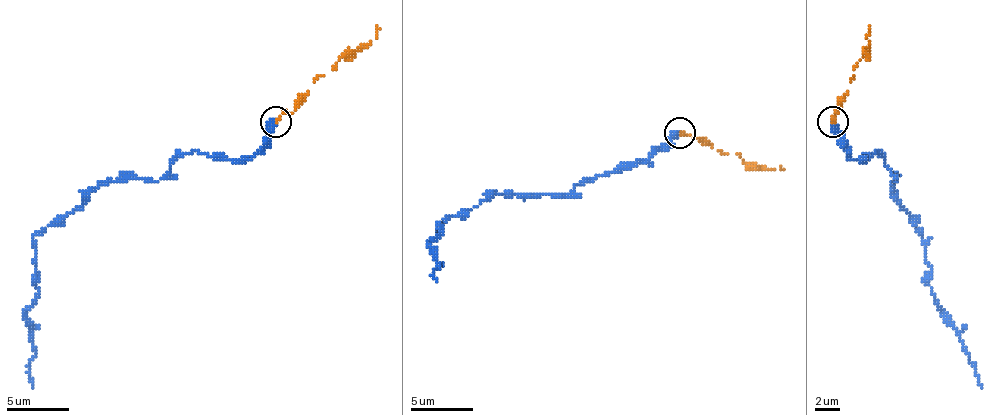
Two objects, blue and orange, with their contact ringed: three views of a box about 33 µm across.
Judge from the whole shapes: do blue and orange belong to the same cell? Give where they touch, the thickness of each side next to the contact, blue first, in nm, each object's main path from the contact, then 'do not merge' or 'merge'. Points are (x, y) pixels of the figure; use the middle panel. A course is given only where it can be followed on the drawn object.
place (679, 132); calibres 460 and 170 nm; course blue (680, 132), (652, 153), (562, 194), (490, 194), (437, 222), (443, 231), (430, 244), (440, 266), (437, 281); course orange (680, 132), (737, 153), (765, 169), (780, 166), (780, 169); merge

